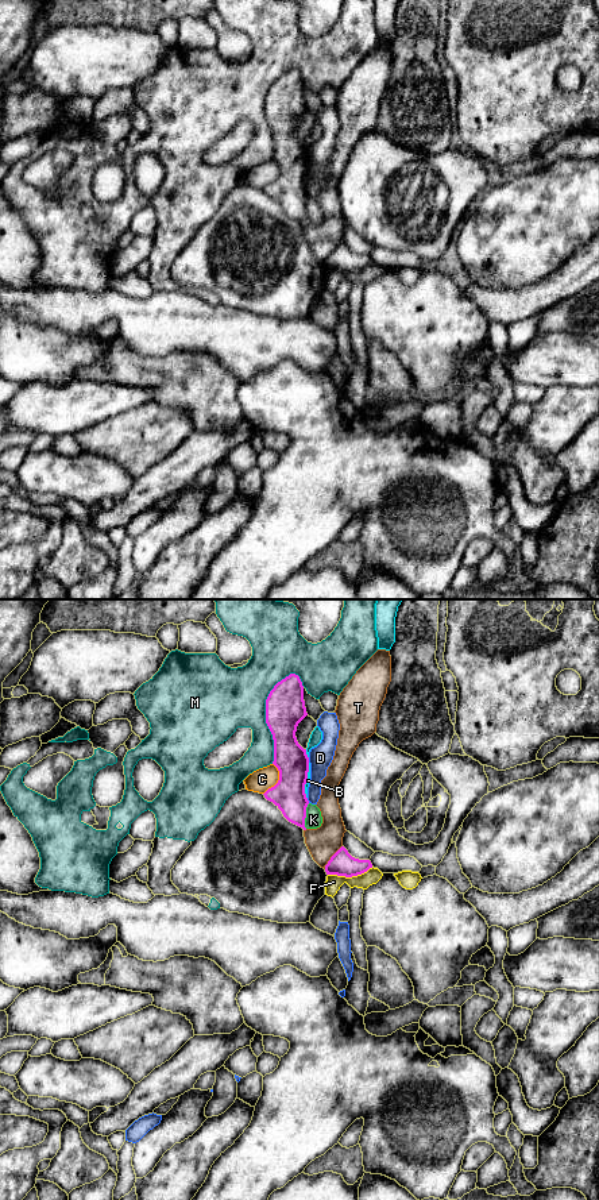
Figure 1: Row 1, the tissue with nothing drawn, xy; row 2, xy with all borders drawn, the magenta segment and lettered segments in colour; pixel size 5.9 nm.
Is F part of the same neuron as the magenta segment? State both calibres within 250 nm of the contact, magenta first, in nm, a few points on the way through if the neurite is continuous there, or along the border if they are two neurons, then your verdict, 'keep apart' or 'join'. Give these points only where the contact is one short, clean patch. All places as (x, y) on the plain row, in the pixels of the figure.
150/90 nm | along xy (373, 262), (351, 271), (328, 270) | keep apart

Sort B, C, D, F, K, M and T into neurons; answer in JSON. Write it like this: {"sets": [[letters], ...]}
{"sets": [["B"], ["C"], ["D"], ["F"], ["K"], ["M"], ["T"]]}

